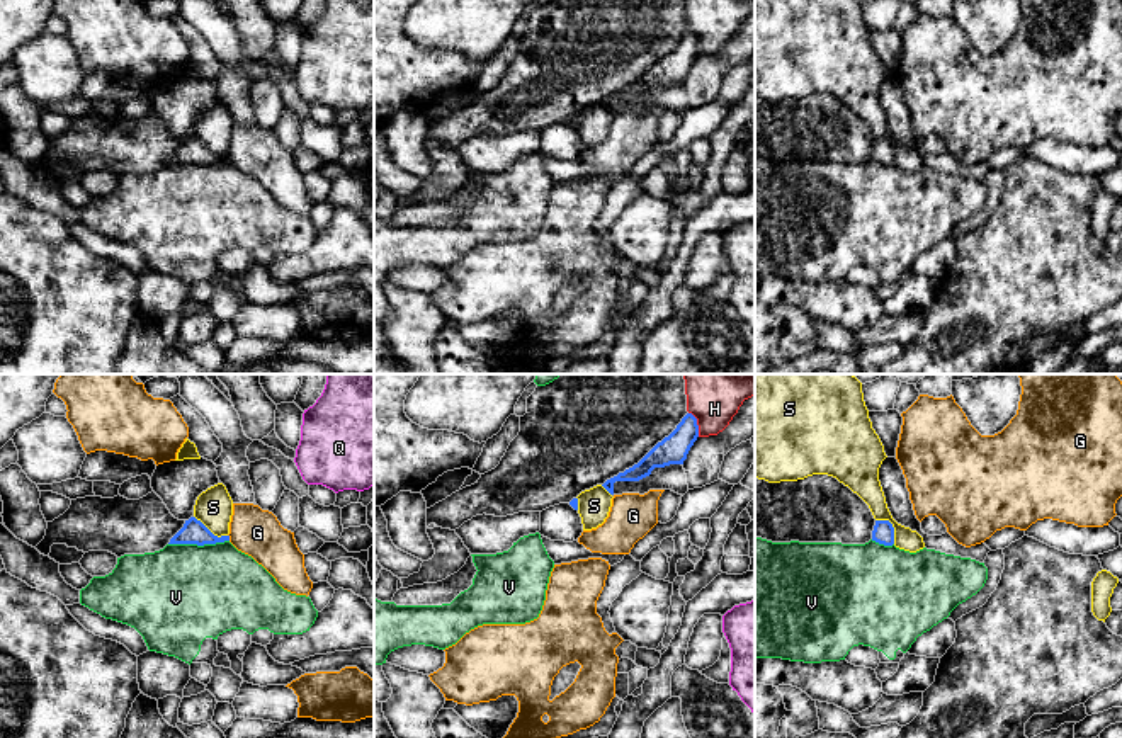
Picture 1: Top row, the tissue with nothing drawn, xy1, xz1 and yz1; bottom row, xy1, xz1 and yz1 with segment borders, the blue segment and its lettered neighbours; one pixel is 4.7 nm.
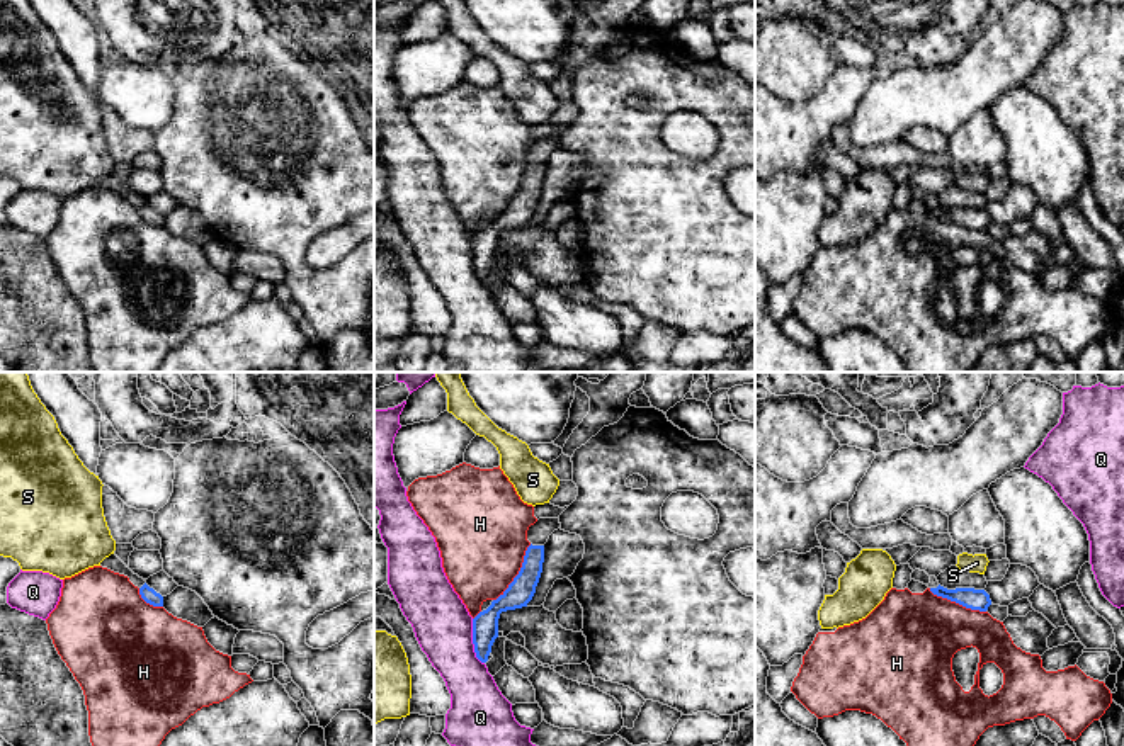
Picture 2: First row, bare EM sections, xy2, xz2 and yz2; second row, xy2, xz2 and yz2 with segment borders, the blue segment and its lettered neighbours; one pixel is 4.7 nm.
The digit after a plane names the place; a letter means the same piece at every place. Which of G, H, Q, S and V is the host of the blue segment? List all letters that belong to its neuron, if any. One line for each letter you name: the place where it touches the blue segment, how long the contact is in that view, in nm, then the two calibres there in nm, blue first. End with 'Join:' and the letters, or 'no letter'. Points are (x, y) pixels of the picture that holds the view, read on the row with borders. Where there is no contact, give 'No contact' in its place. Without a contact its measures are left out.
Join: no letter

